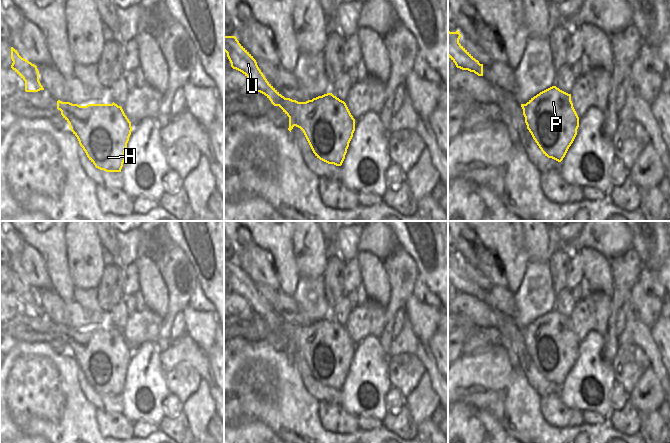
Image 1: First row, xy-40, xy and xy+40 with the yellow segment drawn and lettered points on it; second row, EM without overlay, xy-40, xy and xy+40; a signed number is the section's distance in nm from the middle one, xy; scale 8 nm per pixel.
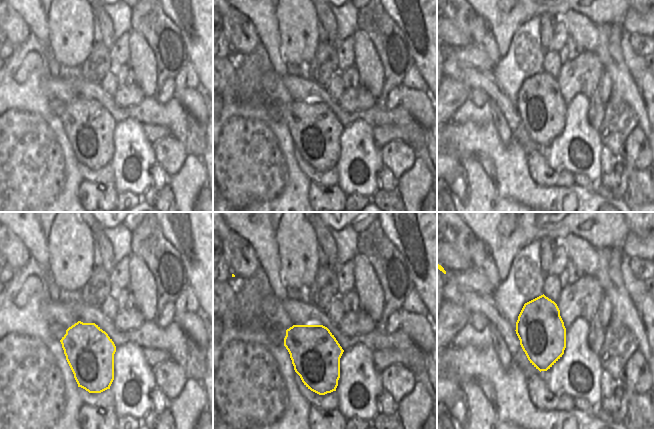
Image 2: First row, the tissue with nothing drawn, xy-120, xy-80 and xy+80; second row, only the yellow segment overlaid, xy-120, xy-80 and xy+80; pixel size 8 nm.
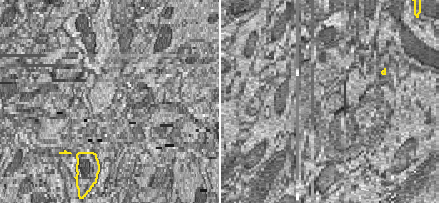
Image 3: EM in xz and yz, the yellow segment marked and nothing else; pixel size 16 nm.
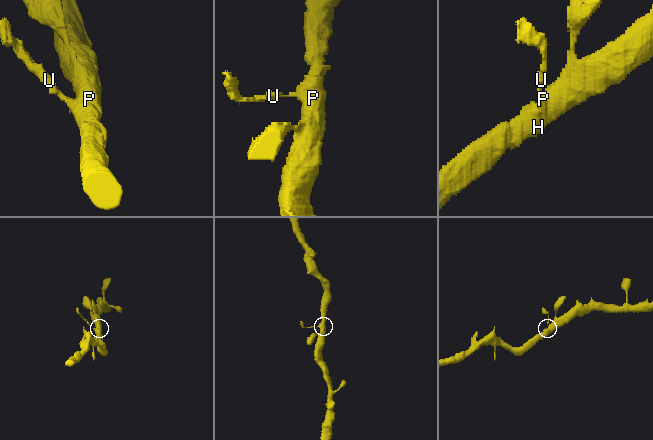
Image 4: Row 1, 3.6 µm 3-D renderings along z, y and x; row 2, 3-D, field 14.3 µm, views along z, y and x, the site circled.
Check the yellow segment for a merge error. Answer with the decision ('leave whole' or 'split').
split

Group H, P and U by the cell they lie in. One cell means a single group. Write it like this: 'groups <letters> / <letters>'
groups H P / U

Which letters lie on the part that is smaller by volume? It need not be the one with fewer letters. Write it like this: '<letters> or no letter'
U

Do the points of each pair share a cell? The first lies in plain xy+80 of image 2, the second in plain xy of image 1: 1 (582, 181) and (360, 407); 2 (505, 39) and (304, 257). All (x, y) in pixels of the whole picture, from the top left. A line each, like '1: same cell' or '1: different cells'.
1: different cells
2: different cells

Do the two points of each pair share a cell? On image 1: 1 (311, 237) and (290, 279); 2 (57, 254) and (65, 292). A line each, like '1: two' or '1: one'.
1: two
2: one

